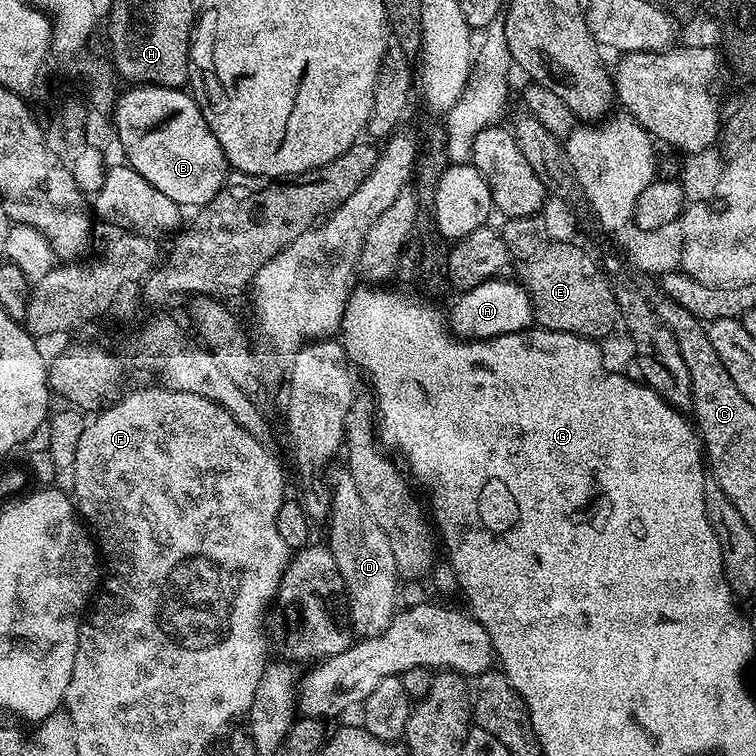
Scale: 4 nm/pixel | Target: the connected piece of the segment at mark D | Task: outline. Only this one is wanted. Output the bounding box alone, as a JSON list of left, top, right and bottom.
[326,466,398,637]

